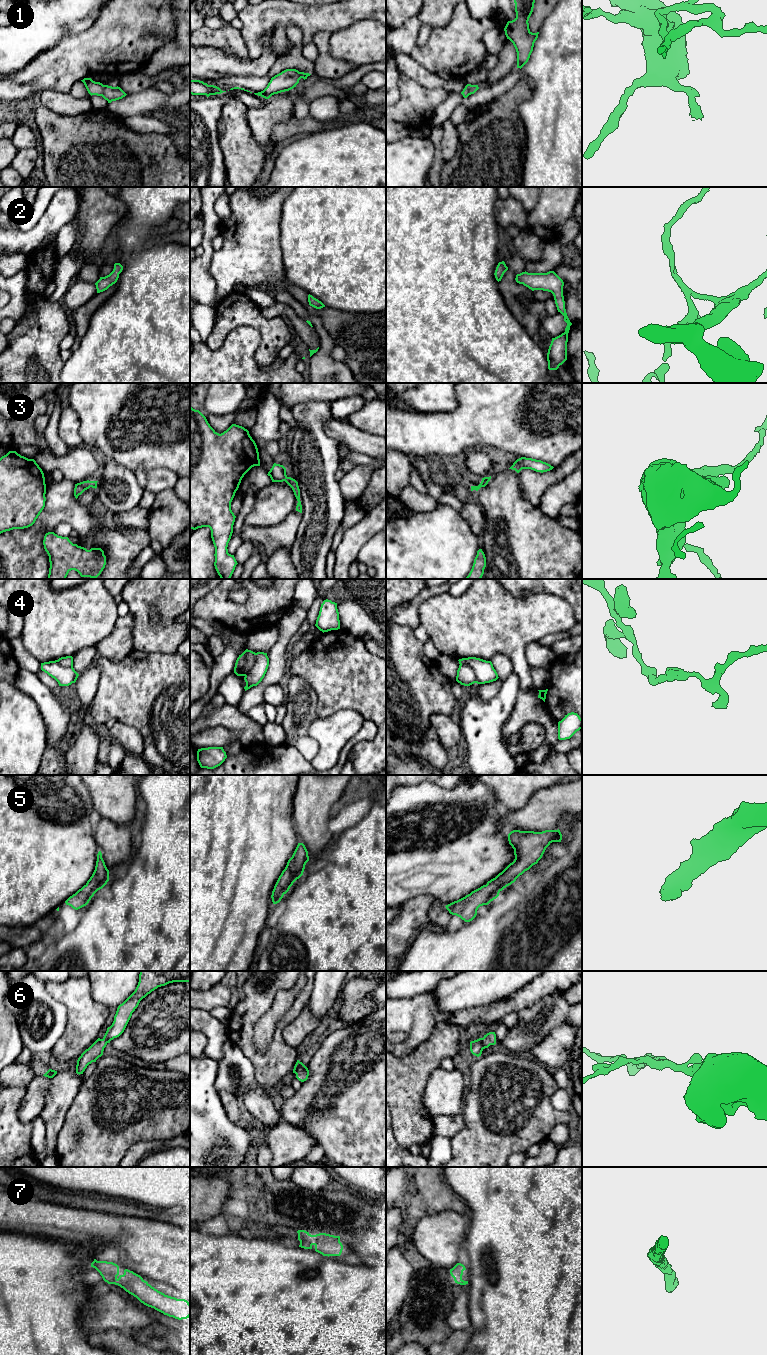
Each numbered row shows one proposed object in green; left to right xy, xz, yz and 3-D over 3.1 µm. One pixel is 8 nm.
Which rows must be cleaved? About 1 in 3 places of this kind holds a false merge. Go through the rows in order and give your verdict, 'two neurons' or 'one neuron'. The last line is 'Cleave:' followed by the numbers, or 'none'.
1: one neuron
2: one neuron
3: one neuron
4: two neurons
5: one neuron
6: one neuron
7: one neuron
Cleave: 4

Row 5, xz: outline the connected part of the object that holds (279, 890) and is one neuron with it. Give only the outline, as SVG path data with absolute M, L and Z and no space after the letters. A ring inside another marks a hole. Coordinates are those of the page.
M298 843L292 857L288 860L285 869L274 886L271 895L273 904L279 903L293 883L303 875L308 861L309 856L305 845Z

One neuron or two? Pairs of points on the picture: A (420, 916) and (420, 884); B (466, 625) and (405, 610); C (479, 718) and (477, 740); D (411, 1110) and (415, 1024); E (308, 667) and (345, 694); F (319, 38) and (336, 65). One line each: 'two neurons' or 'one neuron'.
A: two neurons
B: two neurons
C: one neuron
D: two neurons
E: one neuron
F: one neuron

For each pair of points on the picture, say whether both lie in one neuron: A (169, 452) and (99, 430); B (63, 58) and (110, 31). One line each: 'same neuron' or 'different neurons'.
A: same neuron
B: same neuron

